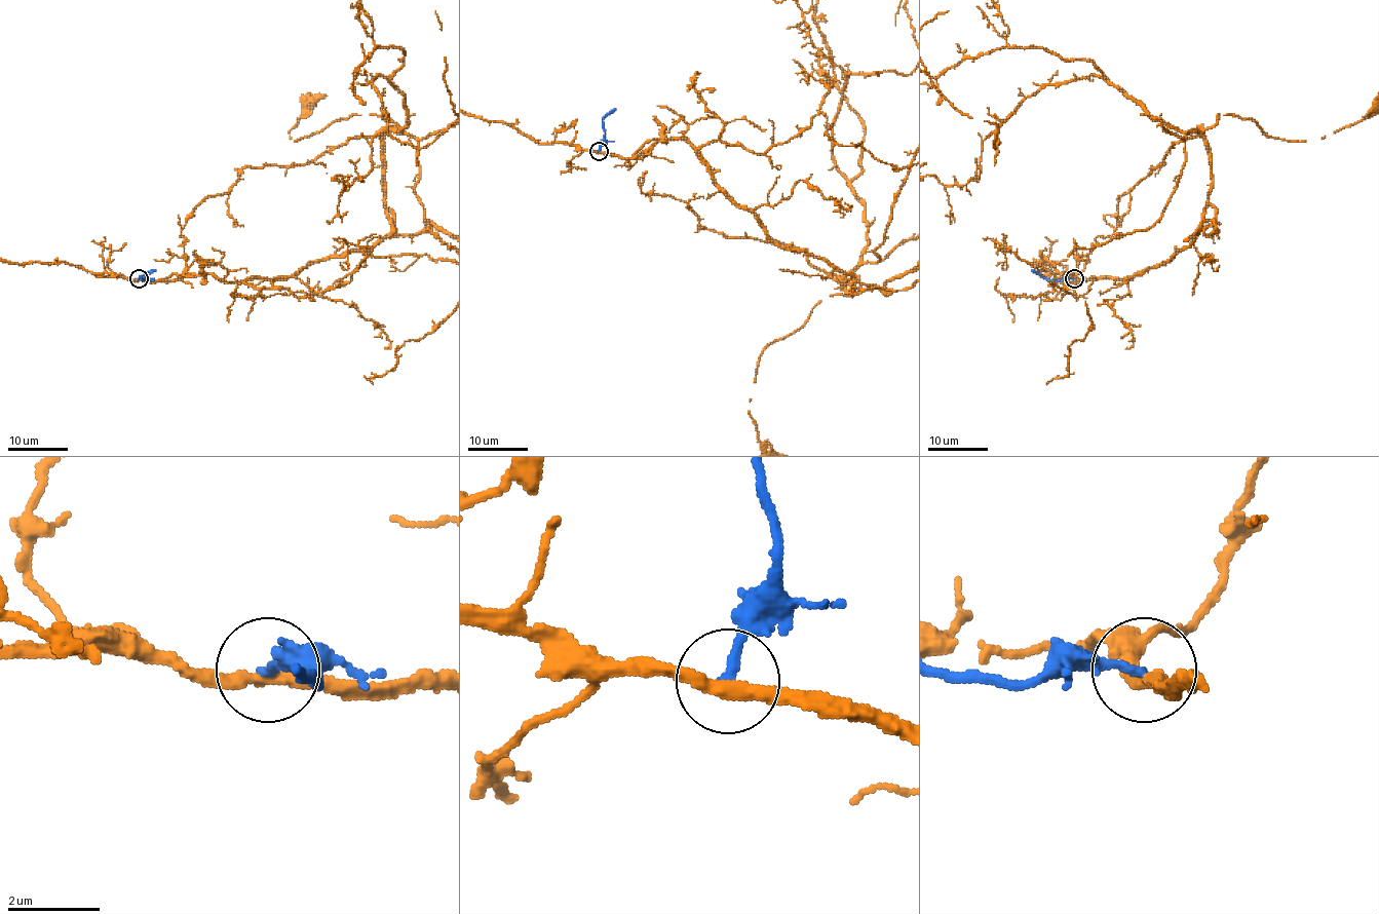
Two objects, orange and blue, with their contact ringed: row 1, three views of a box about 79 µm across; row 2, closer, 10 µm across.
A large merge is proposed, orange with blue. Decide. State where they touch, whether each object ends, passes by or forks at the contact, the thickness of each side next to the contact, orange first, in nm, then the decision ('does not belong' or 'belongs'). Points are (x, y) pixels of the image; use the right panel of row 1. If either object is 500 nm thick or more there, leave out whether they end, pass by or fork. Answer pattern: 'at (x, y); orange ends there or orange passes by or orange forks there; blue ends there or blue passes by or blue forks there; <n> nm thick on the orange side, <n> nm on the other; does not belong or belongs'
at (1074, 278); orange passes by; blue ends there; 320 nm thick on the orange side, 190 nm on the other; does not belong

